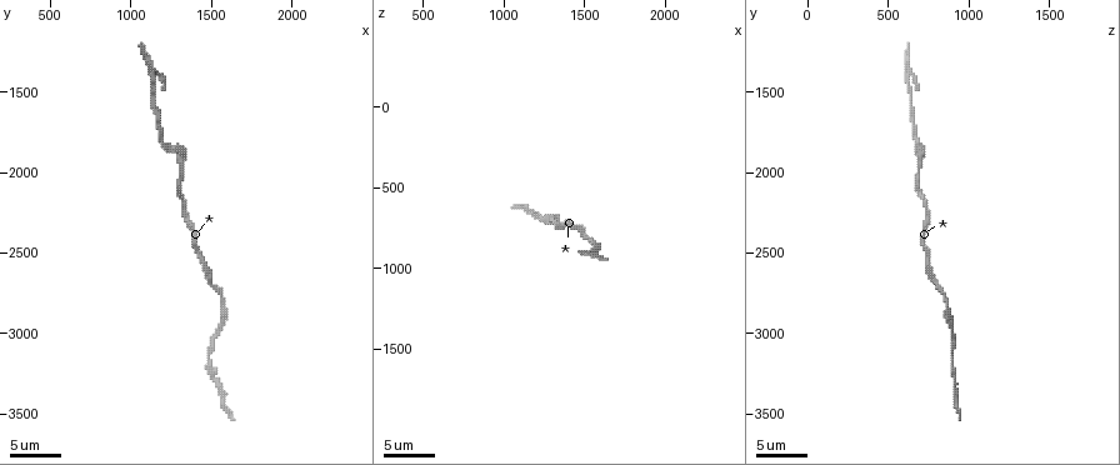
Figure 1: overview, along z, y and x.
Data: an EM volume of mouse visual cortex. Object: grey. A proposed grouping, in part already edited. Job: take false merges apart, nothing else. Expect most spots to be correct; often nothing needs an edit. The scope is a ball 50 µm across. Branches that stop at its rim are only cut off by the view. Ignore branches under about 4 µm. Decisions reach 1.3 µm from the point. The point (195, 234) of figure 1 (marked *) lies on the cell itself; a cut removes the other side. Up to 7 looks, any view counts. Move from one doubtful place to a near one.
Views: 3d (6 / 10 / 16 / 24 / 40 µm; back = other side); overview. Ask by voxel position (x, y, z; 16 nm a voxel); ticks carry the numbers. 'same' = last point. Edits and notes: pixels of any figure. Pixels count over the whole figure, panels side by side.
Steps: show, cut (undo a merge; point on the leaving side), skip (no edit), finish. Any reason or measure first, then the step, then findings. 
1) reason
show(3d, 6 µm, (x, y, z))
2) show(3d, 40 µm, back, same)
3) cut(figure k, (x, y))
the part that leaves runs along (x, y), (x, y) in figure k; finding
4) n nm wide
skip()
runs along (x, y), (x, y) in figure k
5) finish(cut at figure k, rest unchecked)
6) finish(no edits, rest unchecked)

calibre changes
show(3d, 16 µm, (1440, 2560, 740))

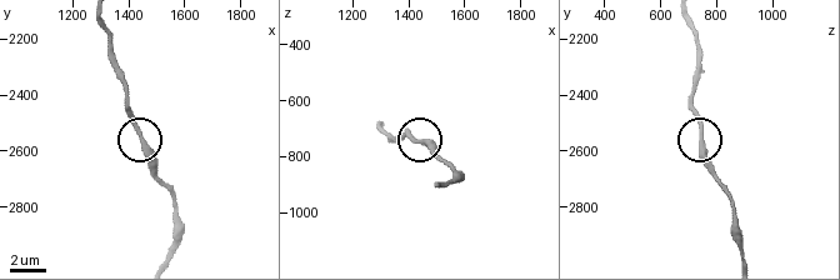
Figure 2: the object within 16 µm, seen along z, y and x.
skip()
runs along (694, 91), (699, 149), (710, 174) in figure 2; one cell here

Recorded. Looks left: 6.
sudden change in width
show(3d, 10 µm, (1320, 1920, 700))

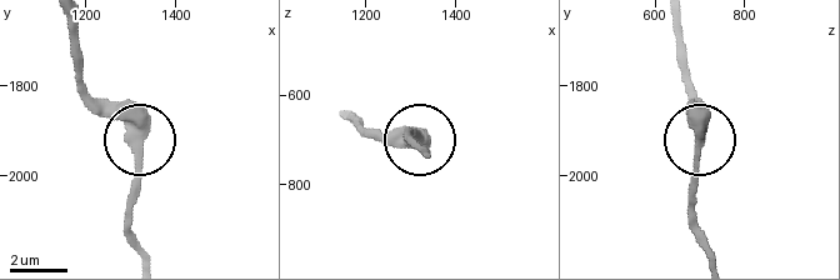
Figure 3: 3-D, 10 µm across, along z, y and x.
show(3d, 10 µm, back, (1310, 1930, 700))

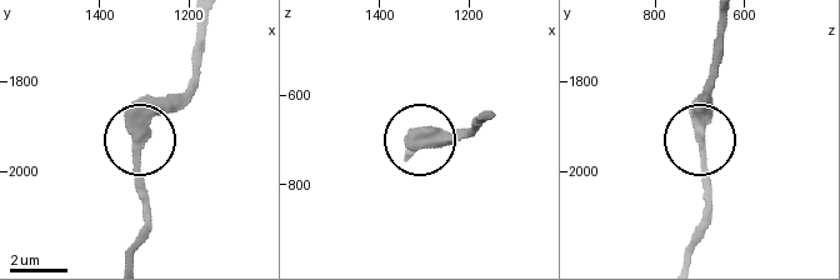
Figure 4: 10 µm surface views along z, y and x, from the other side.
360 nm wide
skip()
all the same cell

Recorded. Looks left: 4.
thick turns thin
show(3d, 10 µm, (1180, 1620, 640))

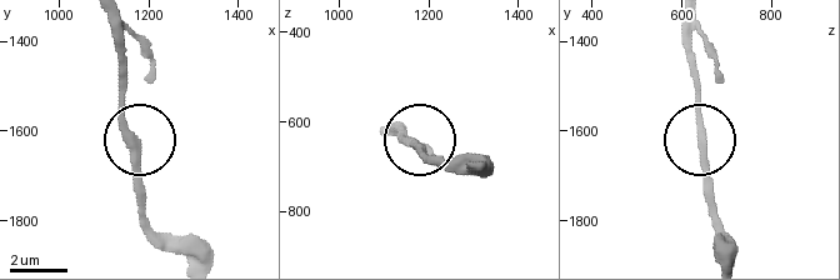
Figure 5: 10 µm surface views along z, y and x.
skip()
runs along (189, 255), (148, 224), (119, 75) in figure 5; one cell here

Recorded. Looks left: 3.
finish(no edits, rest unchecked)

